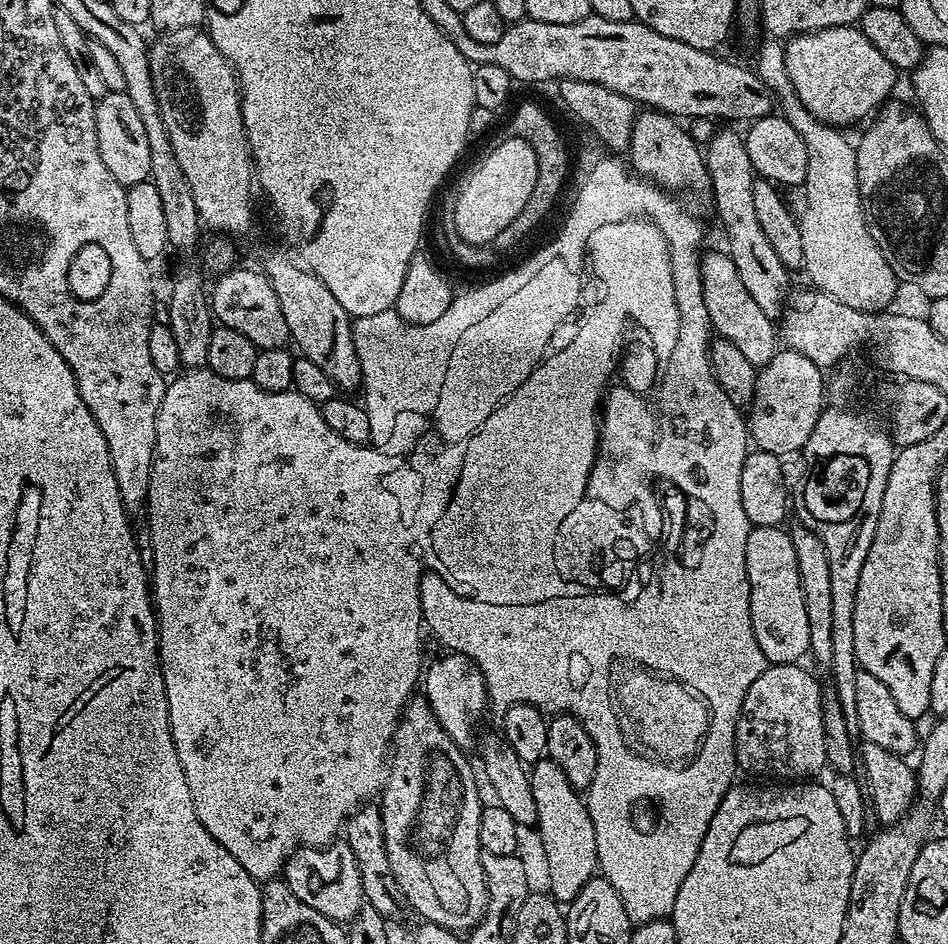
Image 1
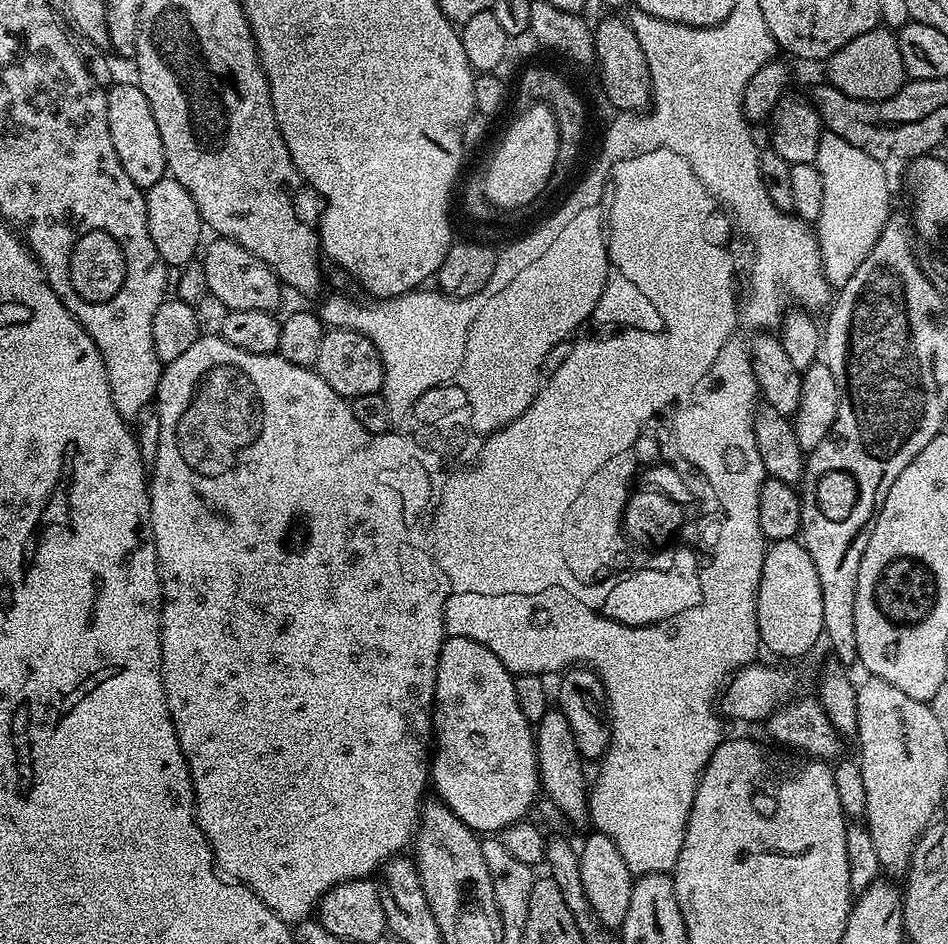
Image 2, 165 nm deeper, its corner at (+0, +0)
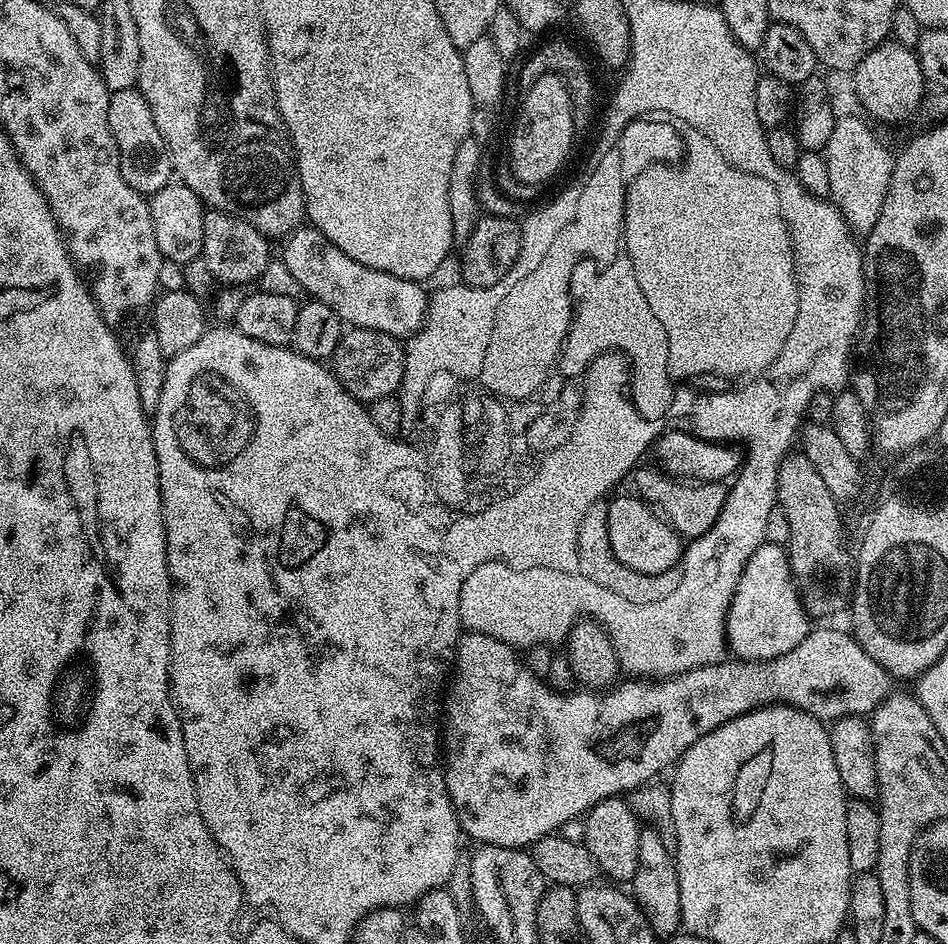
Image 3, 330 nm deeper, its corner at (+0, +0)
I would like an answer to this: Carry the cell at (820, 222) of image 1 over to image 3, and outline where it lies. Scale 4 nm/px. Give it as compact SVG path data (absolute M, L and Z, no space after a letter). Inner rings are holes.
M848 116L845 120L844 117L837 119L823 153L830 173L830 199L857 234L867 234L874 230L874 222L878 222L882 214L882 202L890 186L894 159L893 149L888 149L872 133L873 125L867 119L864 120L859 120L856 116Z

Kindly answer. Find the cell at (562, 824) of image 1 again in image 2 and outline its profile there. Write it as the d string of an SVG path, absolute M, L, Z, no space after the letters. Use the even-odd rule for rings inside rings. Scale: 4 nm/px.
M550 710L535 721L536 757L540 763L540 786L543 795L552 799L552 804L568 820L580 824L589 819L588 797L589 781L584 781L585 761L578 746L574 746L574 734L570 734L570 722L566 722L566 714L558 710Z

